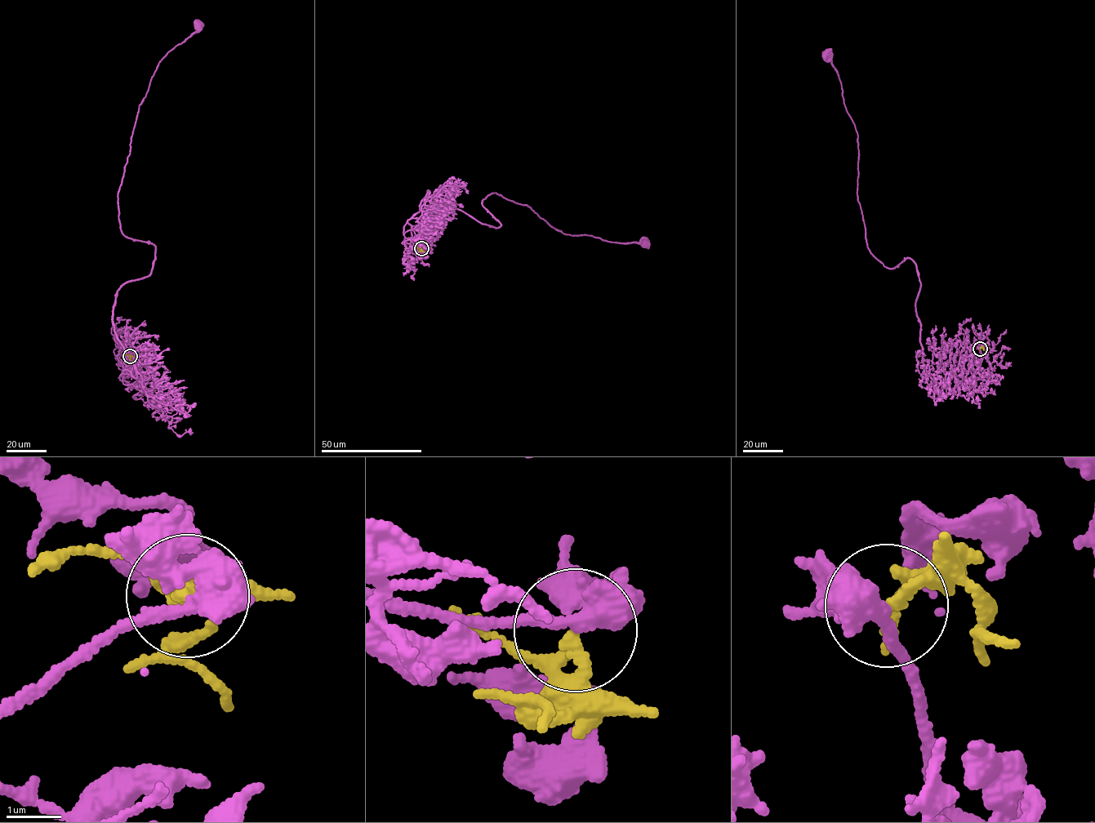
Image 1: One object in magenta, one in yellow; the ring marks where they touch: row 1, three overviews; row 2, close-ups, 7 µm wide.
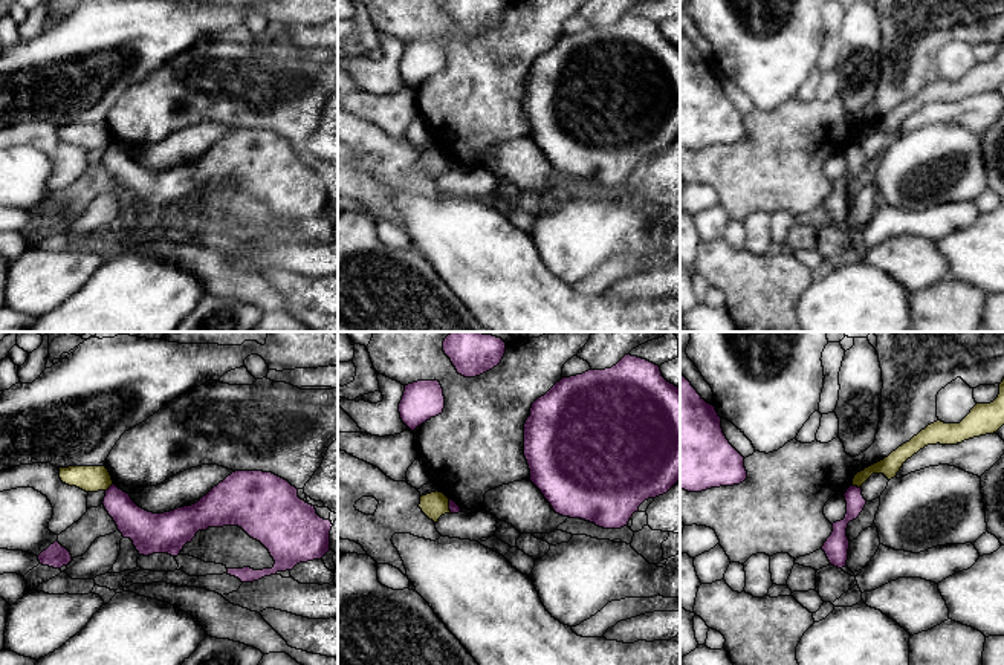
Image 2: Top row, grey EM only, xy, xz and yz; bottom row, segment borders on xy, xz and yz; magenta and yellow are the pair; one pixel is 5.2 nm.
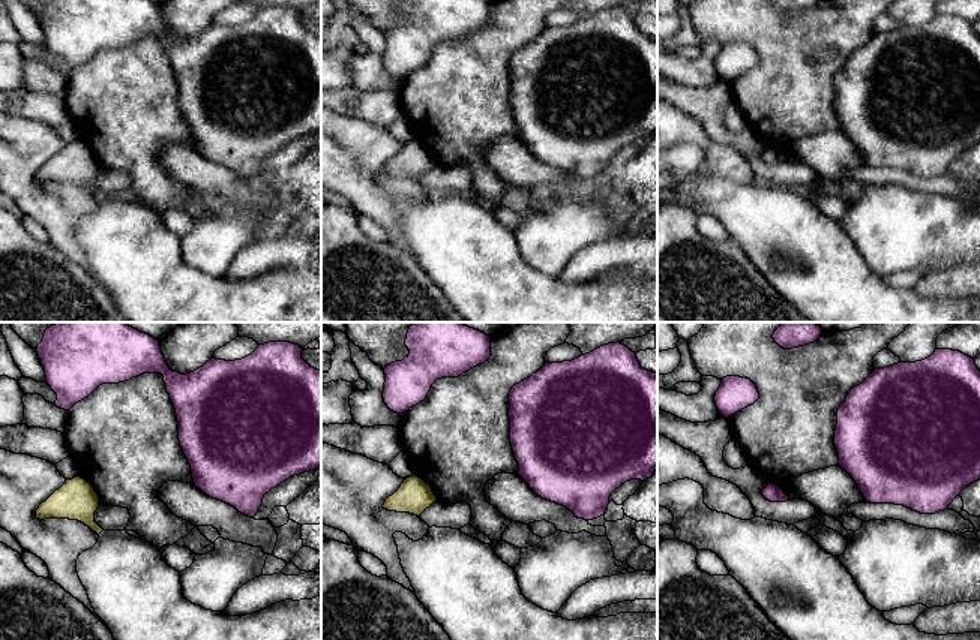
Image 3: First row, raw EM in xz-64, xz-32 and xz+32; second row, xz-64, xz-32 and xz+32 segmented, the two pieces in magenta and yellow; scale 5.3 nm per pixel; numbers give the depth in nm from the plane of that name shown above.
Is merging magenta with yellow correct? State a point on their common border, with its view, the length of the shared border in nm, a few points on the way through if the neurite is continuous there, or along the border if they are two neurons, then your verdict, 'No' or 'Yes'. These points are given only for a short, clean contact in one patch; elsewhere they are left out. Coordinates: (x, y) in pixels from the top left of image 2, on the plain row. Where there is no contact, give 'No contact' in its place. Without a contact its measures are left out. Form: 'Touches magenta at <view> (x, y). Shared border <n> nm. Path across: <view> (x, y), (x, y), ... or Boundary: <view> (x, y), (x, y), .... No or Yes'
Touches magenta at yz (856, 144). Shared border 60 nm. Boundary: yz (851, 142), (861, 145). No

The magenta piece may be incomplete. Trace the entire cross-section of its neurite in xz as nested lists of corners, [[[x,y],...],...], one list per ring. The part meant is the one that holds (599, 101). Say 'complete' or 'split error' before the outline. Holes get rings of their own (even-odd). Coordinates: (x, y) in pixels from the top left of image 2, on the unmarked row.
complete | [[[631,12],[611,26],[562,35],[532,61],[524,81],[524,115],[530,139],[556,171],[604,187],[628,183],[645,157],[666,151],[680,138],[680,46],[662,34],[659,23]]]

